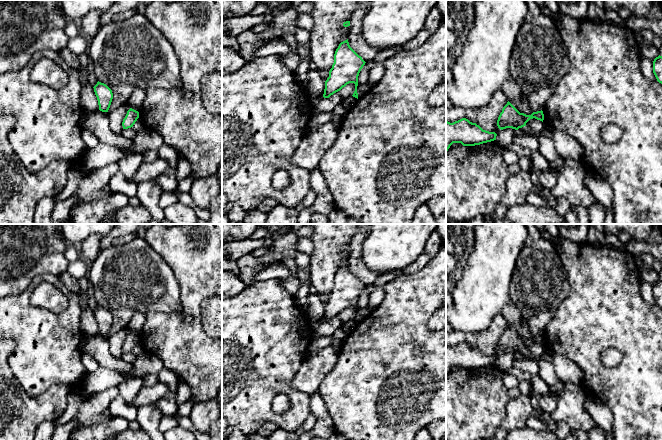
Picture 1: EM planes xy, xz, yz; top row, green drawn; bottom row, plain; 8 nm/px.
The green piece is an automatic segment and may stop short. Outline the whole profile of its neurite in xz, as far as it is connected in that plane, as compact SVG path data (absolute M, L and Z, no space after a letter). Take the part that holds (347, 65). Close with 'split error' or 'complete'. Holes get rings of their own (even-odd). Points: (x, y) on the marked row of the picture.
M348 39L341 42L334 54L334 63L325 81L324 98L329 98L349 83L355 84L353 97L358 99L358 76L365 61L349 45Z; complete

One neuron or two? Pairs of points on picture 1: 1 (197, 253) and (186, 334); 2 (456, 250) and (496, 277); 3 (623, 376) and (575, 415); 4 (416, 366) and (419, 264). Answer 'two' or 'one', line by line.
1: one
2: two
3: two
4: two

